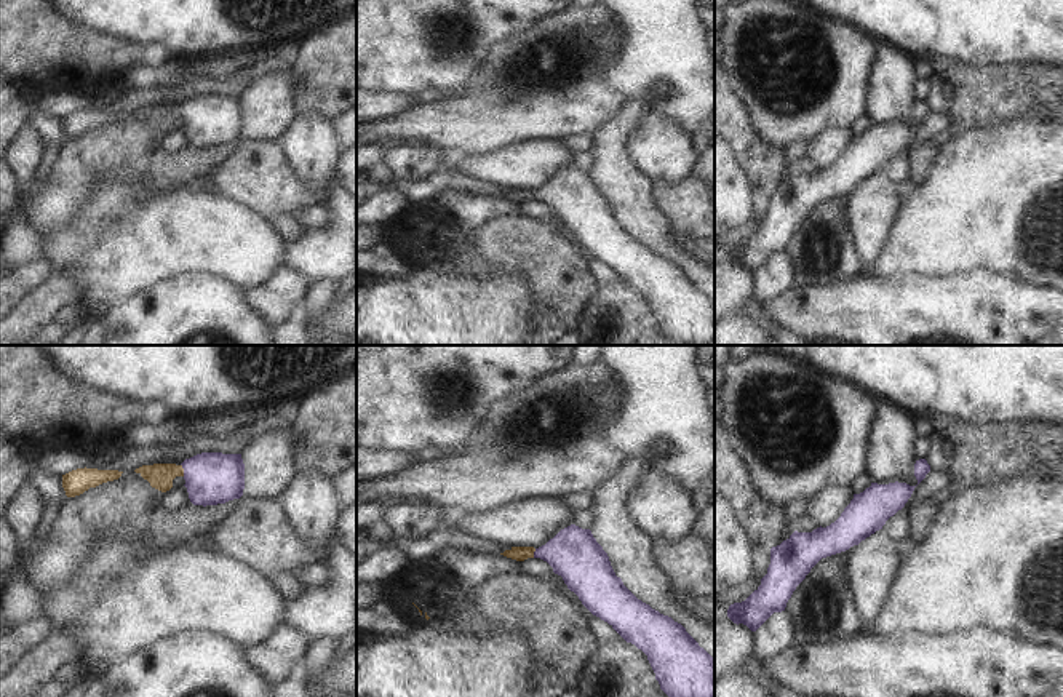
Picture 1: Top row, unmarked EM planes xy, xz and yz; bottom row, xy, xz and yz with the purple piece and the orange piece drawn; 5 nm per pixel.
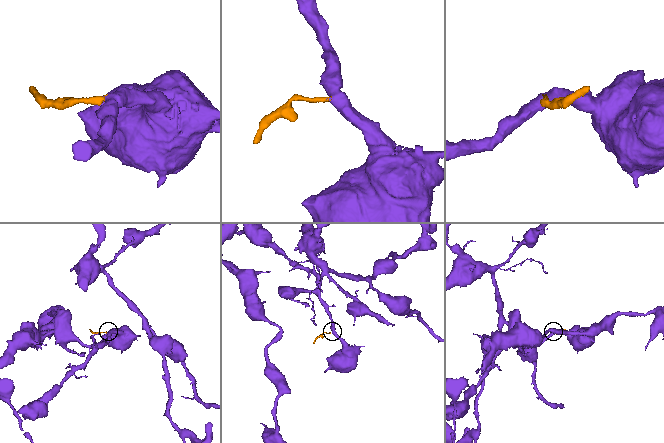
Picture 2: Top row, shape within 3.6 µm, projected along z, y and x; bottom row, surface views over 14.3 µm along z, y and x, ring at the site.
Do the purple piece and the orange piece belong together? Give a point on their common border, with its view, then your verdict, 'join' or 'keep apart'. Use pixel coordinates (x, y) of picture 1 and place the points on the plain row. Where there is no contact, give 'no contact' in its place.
meets purple in xy at (184, 112); join

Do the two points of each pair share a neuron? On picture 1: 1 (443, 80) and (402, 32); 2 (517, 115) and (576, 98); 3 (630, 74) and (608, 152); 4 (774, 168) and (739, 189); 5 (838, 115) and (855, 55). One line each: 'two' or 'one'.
1: one
2: one
3: two
4: two
5: one

